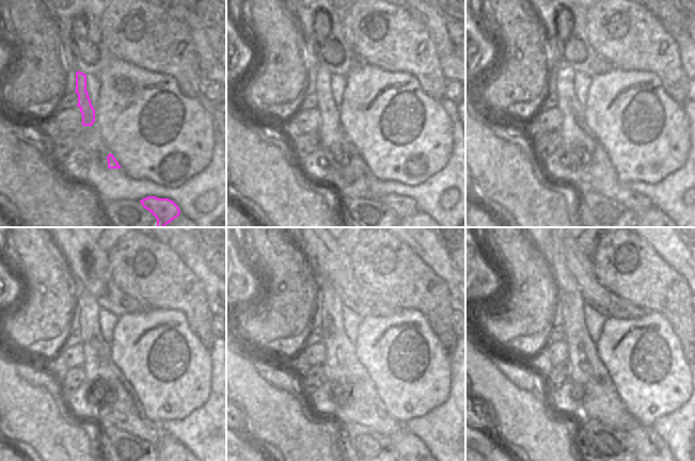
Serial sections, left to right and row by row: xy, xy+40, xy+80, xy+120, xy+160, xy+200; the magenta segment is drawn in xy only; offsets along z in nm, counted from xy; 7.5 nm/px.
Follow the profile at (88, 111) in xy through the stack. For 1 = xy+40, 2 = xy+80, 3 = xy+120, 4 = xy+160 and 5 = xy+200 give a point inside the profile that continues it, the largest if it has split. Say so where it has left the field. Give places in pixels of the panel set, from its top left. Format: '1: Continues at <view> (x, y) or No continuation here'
1: Continues at xy+40 (333, 138)
2: Continues at xy+80 (596, 174)
3: Continues at xy+120 (123, 411)
4: Continues at xy+160 (361, 403)
5: Continues at xy+200 (601, 401).

